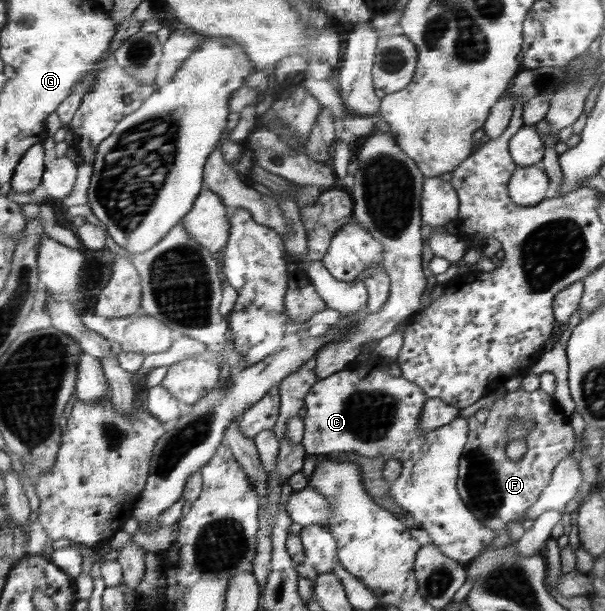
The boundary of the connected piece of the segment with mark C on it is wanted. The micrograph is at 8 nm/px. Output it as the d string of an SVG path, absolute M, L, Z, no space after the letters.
M367 361L365 365L354 364L352 366L345 367L343 370L337 371L335 374L330 375L330 377L325 377L324 380L318 380L317 383L310 389L310 392L305 398L306 415L302 419L304 422L304 435L301 445L307 454L315 456L333 456L339 452L353 452L360 455L366 455L368 458L376 458L376 455L378 455L378 457L383 457L385 460L389 460L390 458L398 460L398 462L402 464L402 471L396 481L391 483L389 494L392 496L392 498L394 498L394 501L400 505L400 507L405 509L409 517L412 517L415 521L417 521L417 526L421 527L422 529L426 529L431 539L431 543L437 546L443 554L454 558L456 561L469 563L470 561L474 560L478 554L482 553L482 550L485 549L489 543L492 543L493 539L498 536L501 531L494 531L494 529L484 527L484 525L482 525L482 523L480 523L480 521L478 521L478 519L472 515L472 511L466 509L466 505L464 505L464 502L462 501L457 490L459 460L461 454L463 453L464 445L466 445L468 439L467 419L458 417L456 421L443 425L439 430L434 429L428 431L428 433L426 433L426 431L422 431L422 407L424 407L426 400L428 400L427 395L404 376L401 375L399 377L394 377L388 373L385 373L385 370L382 370L384 365L386 365L386 363L382 363L382 365L380 365L380 369L372 369L372 361Z

